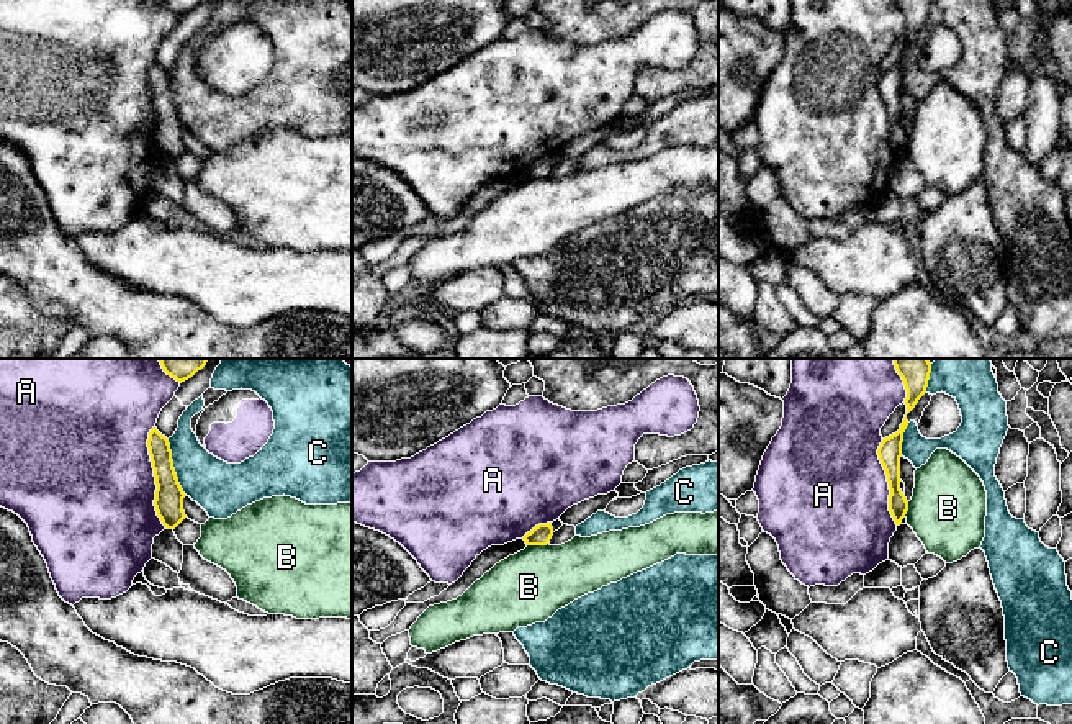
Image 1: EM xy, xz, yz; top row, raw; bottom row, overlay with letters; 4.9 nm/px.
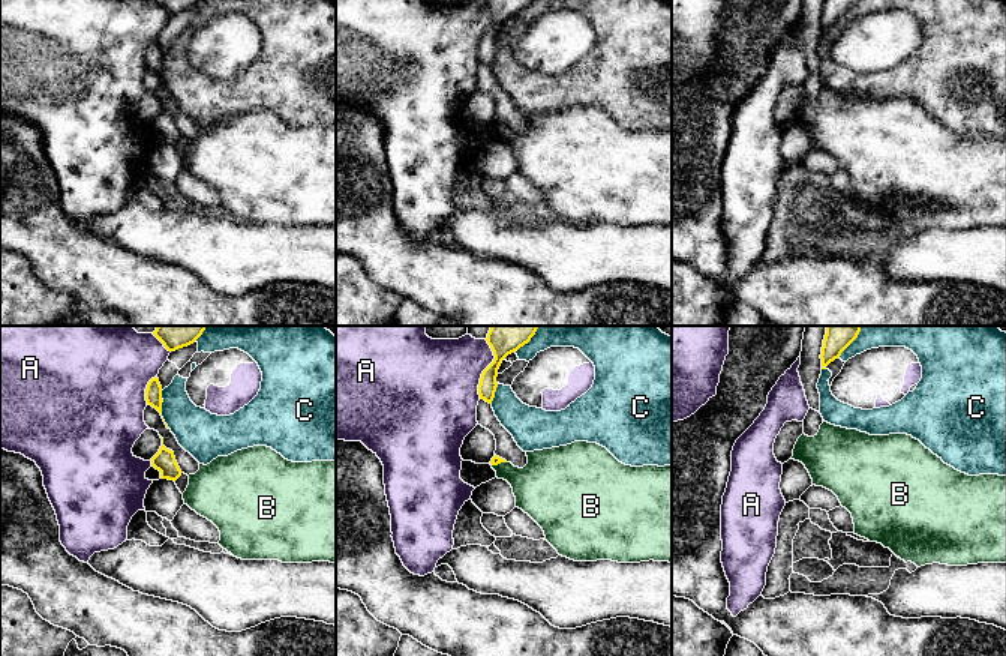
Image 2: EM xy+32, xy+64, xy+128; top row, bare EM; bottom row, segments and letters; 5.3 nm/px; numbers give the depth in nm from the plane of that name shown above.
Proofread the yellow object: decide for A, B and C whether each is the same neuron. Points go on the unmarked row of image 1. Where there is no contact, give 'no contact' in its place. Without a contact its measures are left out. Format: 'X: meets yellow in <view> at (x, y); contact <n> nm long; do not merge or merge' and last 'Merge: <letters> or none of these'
A: meets yellow in xy at (154, 108); contact 500 nm long; do not merge
B: meets yellow in xz at (537, 177); contact 110 nm long; do not merge
C: meets yellow in xy at (172, 100); contact 300 nm long; do not merge
Merge: none of these

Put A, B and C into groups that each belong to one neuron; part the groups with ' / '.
A / B / C

